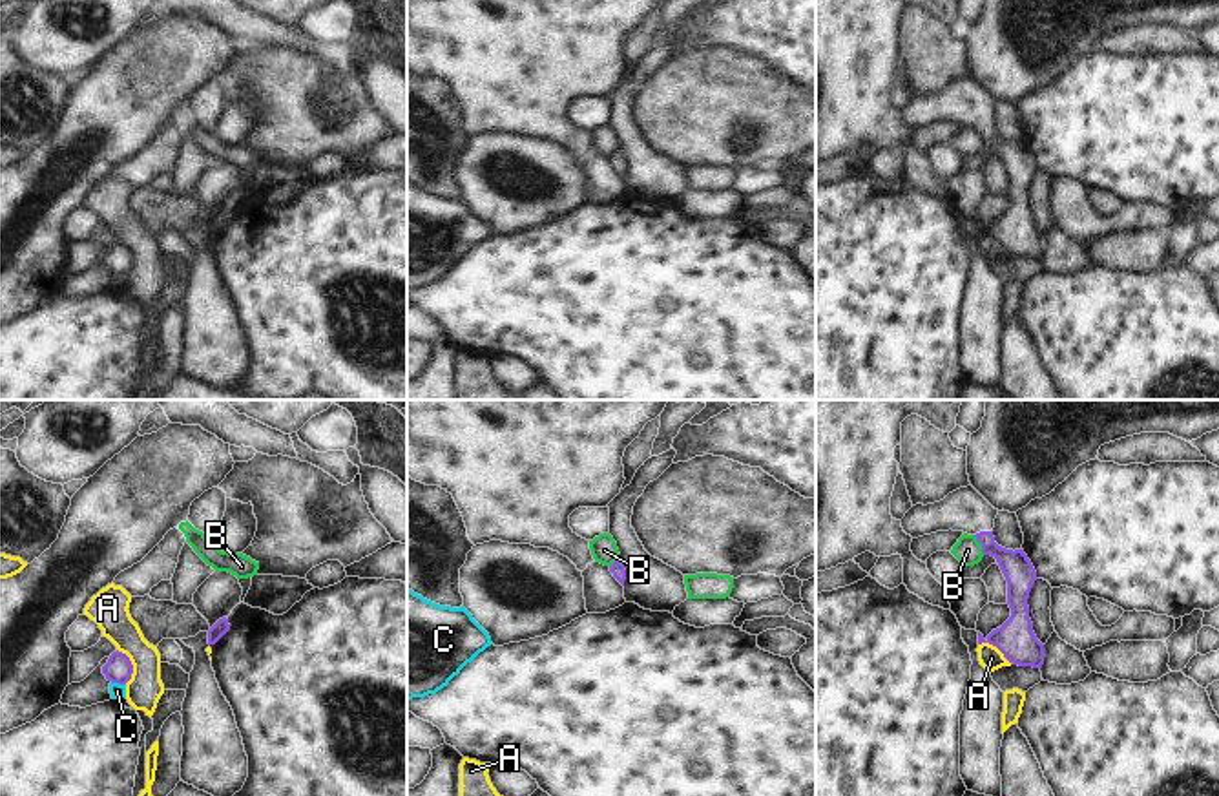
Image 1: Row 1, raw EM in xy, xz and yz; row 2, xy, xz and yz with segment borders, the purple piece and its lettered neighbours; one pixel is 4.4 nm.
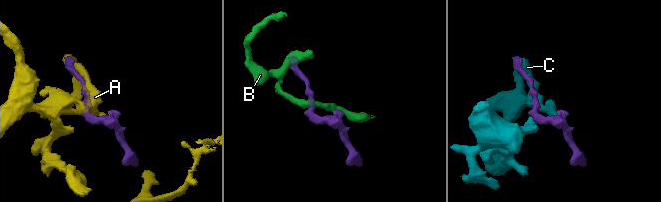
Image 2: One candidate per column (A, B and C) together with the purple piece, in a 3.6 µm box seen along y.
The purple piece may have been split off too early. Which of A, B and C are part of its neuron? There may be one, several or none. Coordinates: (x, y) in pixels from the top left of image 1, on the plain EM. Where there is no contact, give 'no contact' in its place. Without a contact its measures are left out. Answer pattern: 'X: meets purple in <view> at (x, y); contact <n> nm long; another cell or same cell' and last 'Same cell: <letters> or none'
A: meets purple in xy at (132, 256); contact 170 nm long; another cell
B: meets purple in yz at (980, 134); contact 100 nm long; another cell
C: meets purple in xy at (119, 274); contact 70 nm long; another cell
Same cell: none

